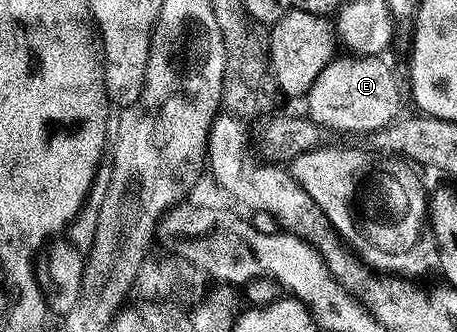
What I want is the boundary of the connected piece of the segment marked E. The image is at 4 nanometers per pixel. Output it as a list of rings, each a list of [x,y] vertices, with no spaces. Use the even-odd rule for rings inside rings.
[[[377,55],[338,56],[330,61],[309,87],[307,102],[309,120],[320,125],[322,130],[338,129],[341,133],[366,133],[392,125],[398,116],[397,83],[389,65]]]

